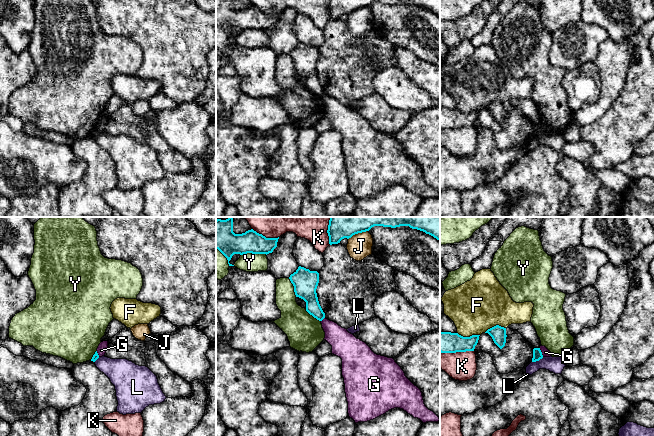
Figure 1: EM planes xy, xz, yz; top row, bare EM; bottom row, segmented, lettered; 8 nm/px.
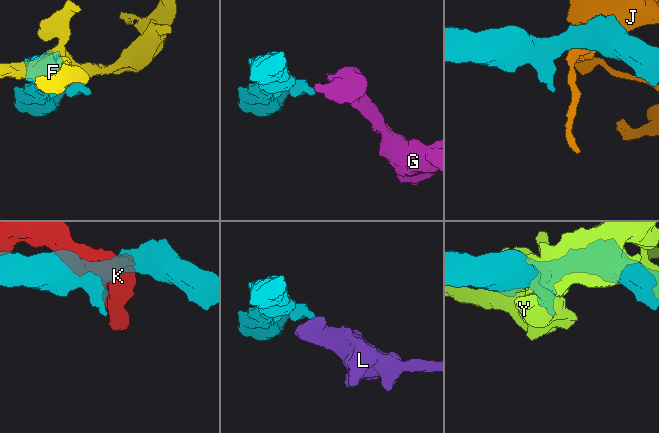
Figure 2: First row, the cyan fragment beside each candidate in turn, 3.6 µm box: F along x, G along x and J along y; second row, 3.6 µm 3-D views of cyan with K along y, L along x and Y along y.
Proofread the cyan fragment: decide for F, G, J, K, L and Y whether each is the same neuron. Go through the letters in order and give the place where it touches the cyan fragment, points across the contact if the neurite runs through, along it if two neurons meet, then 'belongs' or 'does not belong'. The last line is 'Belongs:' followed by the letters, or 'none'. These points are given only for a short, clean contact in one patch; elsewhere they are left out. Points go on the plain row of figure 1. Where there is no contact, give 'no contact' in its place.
F: contact yz (468, 113); does not belong
G: contact yz (541, 128); border yz (539, 124), (543, 132); does not belong
J: contact xz (357, 9); does not belong
K: contact yz (456, 127); does not belong
L: contact yz (537, 136); border yz (543, 133), (532, 138); does not belong
Y: contact xz (253, 29); does not belong
Belongs: none

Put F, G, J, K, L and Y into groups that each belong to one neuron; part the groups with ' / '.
F / G / J Y / K / L

